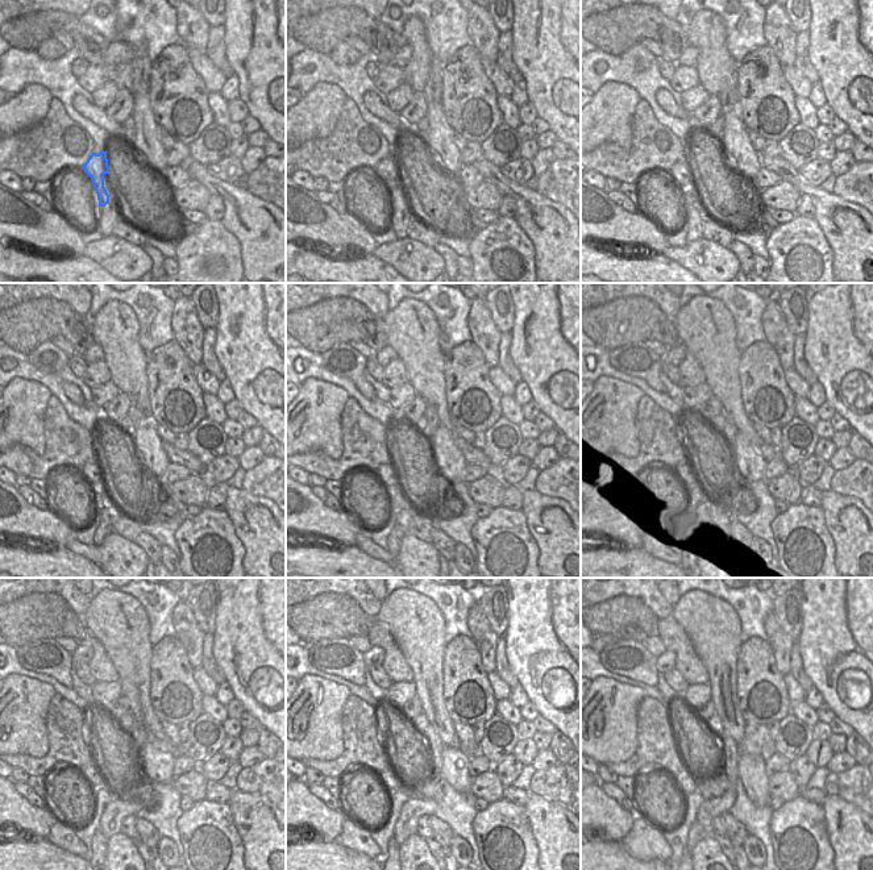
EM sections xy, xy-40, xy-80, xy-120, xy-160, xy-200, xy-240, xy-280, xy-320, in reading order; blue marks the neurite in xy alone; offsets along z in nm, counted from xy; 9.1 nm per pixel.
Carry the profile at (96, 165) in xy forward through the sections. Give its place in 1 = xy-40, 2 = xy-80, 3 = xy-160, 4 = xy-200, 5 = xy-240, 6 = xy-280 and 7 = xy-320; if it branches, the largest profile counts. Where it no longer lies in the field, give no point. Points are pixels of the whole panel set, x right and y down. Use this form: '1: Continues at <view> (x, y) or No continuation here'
1: Continues at xy-40 (389, 170)
2: Continues at xy-80 (682, 173)
3: Continues at xy-160 (386, 474)
4: Continues at xy-200 (682, 474)
5: Continues at xy-240 (94, 774)
6: Continues at xy-280 (389, 778)
7: Continues at xy-320 (685, 781)

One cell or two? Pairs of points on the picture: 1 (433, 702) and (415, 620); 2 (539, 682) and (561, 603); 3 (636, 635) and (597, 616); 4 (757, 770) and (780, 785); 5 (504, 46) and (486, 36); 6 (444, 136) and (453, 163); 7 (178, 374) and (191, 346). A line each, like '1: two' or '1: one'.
1: one
2: one
3: two
4: two
5: two
6: one
7: two

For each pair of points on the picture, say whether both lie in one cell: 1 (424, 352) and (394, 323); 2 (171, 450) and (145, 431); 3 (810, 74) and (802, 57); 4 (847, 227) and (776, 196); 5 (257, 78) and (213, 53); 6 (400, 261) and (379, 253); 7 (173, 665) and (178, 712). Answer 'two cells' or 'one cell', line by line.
1: one cell
2: two cells
3: one cell
4: two cells
5: two cells
6: one cell
7: one cell

